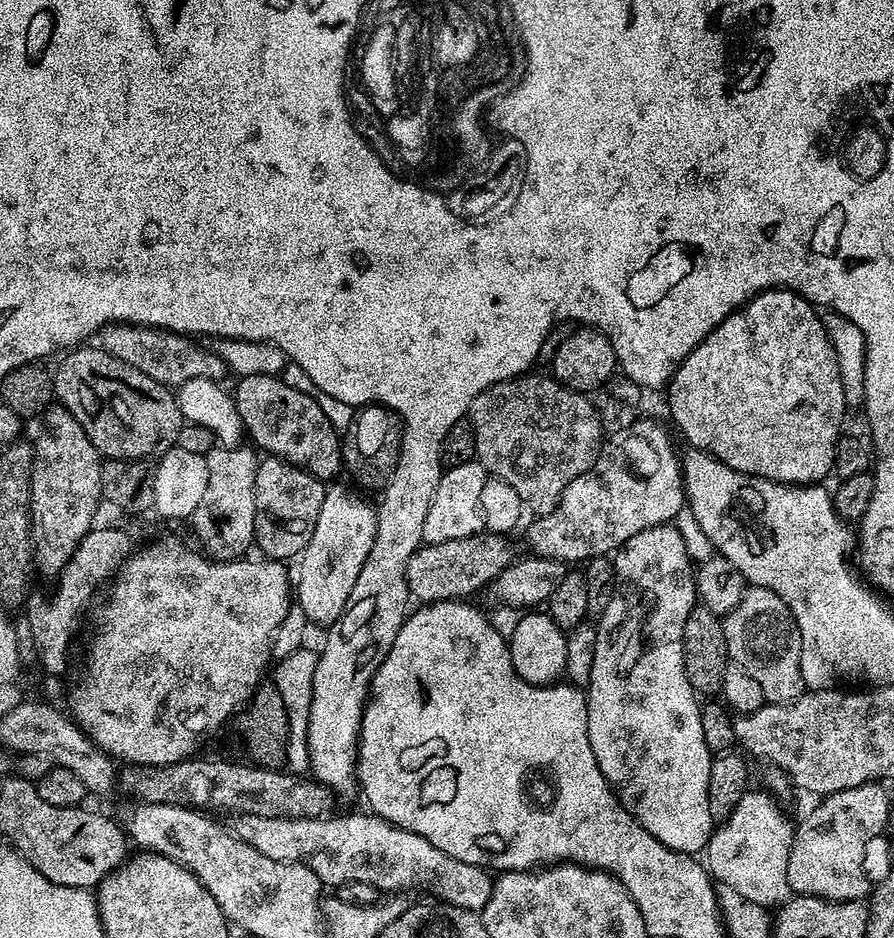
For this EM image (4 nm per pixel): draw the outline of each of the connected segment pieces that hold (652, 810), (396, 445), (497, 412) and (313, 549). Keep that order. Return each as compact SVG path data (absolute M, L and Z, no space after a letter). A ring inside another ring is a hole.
M671 523L659 524L653 528L642 530L634 534L624 547L619 549L614 556L615 588L610 604L598 618L596 624L596 645L594 646L594 670L590 670L590 682L586 686L588 697L588 737L590 746L594 750L594 758L602 770L608 783L616 789L617 795L622 797L623 804L628 812L631 812L637 821L654 838L658 838L668 849L688 855L701 853L710 841L714 831L714 821L710 814L709 806L709 778L712 769L714 753L706 746L706 738L702 736L702 718L700 717L701 701L698 693L692 689L686 678L686 666L684 665L684 631L686 630L686 618L690 618L690 610L697 607L696 574L694 560L688 557L688 544L678 529L672 528ZM628 789L634 789L630 796L626 796Z
M365 404L355 409L355 416L342 432L342 464L364 488L382 490L389 484L396 469L404 437L400 415L383 404Z
M532 375L516 376L482 390L468 407L467 419L472 421L476 439L476 460L484 465L485 472L512 486L521 505L539 518L556 509L566 486L570 486L574 478L591 470L600 456L606 431L599 410L588 401L591 399L585 393L567 388L551 375Z
M329 487L318 510L314 534L310 534L310 542L298 557L300 581L294 584L295 603L305 611L309 625L331 626L340 617L375 537L376 508L344 488Z

